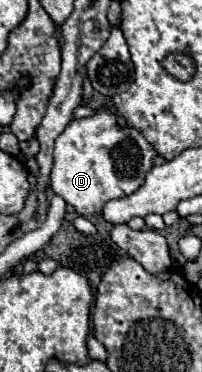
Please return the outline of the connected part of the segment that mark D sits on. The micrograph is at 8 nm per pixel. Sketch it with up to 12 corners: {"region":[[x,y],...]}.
{"region":[[98,107],[56,139],[50,187],[84,217],[144,185],[156,155]]}

